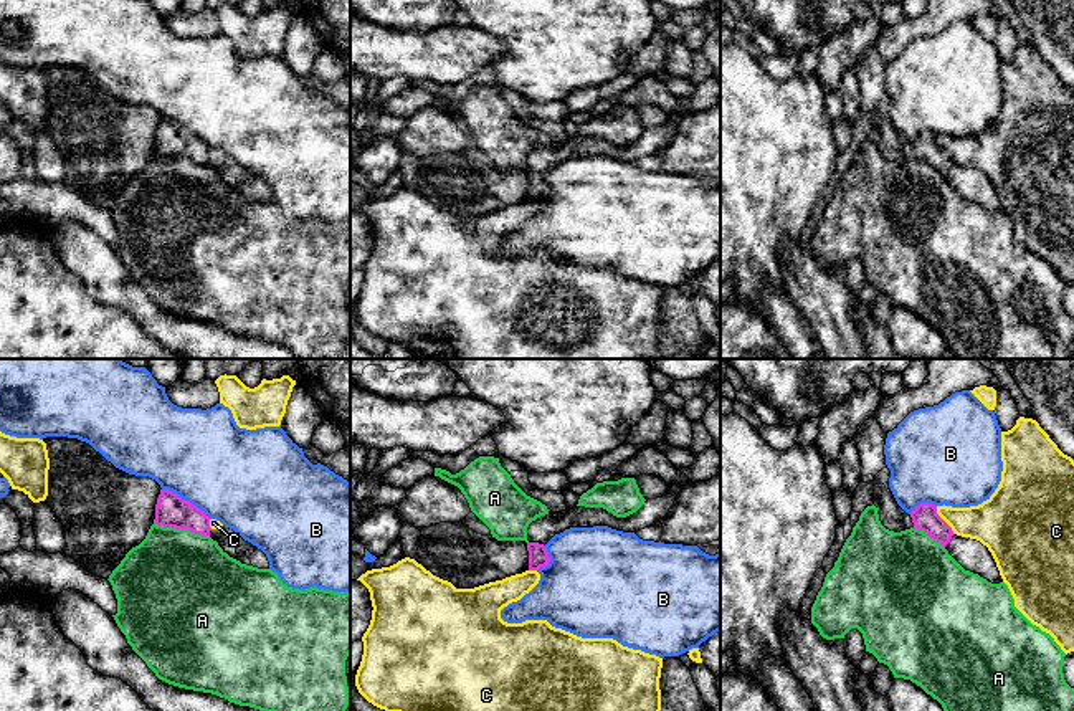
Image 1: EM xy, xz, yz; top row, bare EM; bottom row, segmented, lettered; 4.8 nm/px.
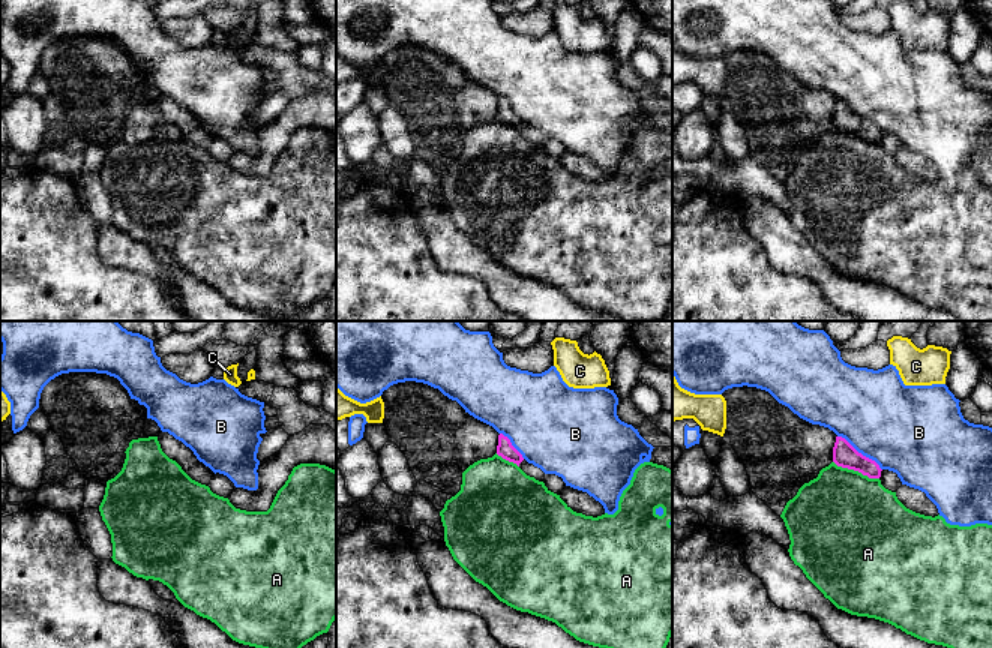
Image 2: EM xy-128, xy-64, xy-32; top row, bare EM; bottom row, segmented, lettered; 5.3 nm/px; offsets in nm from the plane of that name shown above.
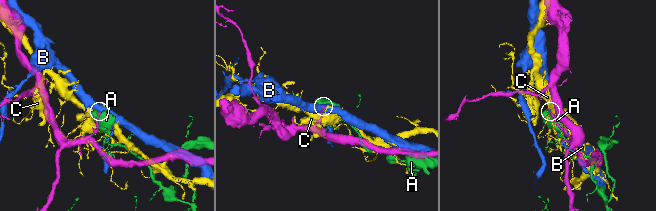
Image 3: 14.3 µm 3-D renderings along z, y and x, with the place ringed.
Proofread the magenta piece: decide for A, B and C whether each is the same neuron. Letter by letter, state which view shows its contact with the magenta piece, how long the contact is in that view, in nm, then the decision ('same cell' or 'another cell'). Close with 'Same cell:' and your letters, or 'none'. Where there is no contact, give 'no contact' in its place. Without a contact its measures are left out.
A: xy | 280 nm | another cell
B: xy | 280 nm | another cell
C: yz | 160 nm | another cell
Same cell: none

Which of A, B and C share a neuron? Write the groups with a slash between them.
A / B / C

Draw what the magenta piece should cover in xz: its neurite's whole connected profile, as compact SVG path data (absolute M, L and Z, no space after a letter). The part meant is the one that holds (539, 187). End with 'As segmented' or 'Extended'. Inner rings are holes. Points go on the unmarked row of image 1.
M666 121L661 127L644 131L636 142L626 147L616 147L603 137L585 136L540 146L527 157L529 200L539 200L540 197L549 195L550 187L545 174L565 159L608 155L623 162L638 162L666 147L674 131L676 126Z. Extended

